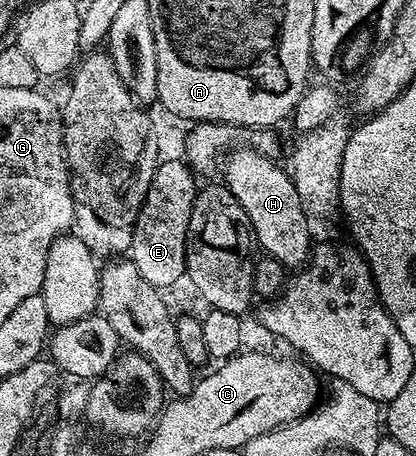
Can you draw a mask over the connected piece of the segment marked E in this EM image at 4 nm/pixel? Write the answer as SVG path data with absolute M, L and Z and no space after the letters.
M161 159L157 163L146 198L140 203L130 249L132 264L138 266L138 274L142 274L150 286L163 290L186 276L186 238L190 210L198 191L196 181L192 168L183 159Z

